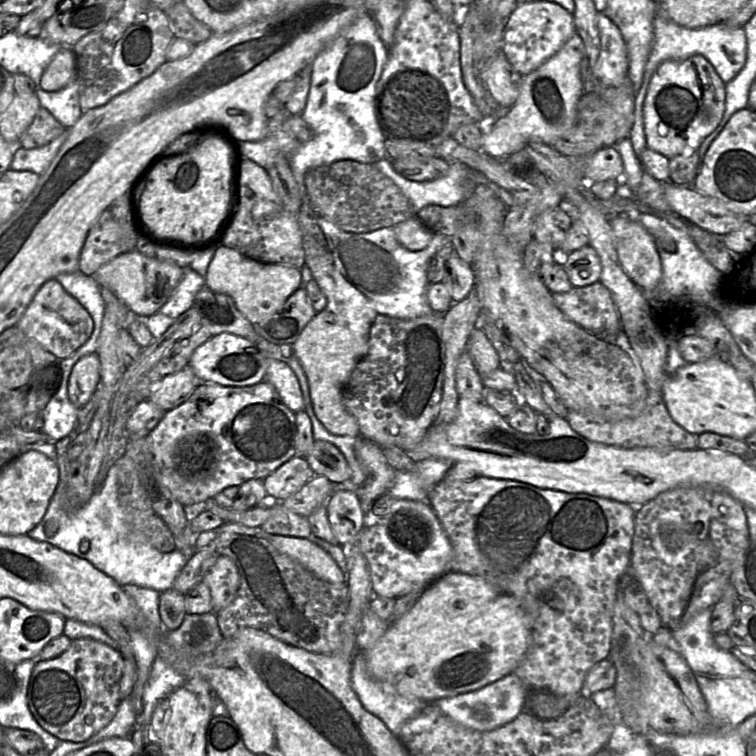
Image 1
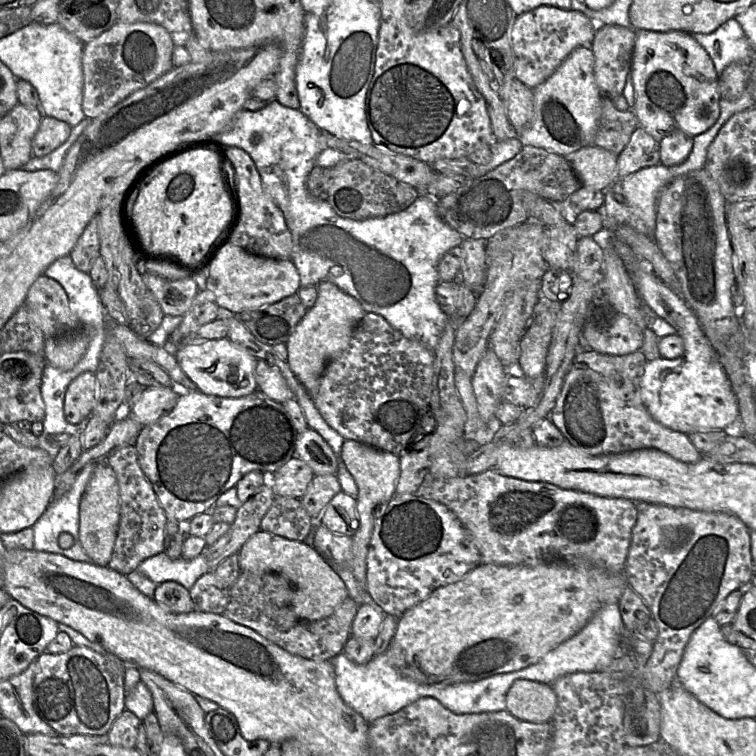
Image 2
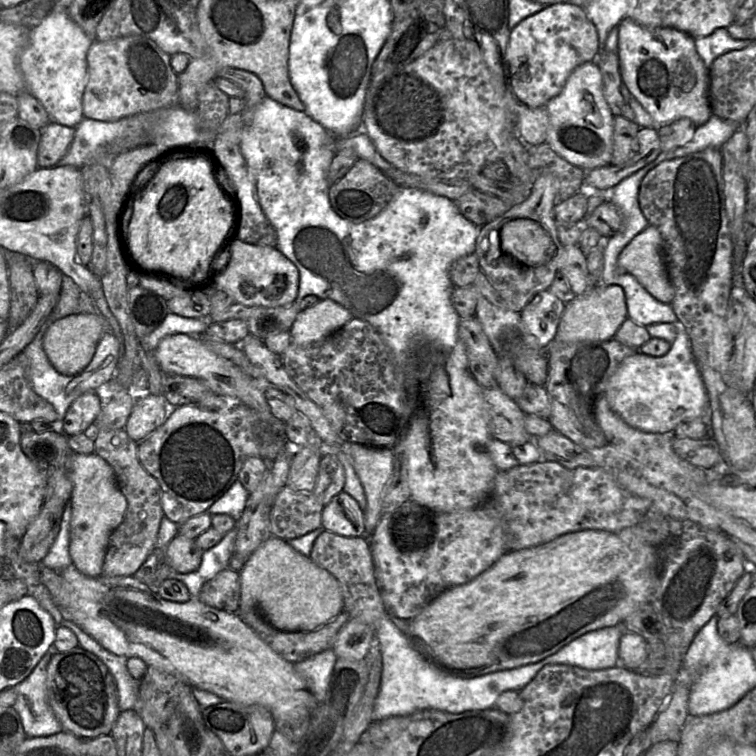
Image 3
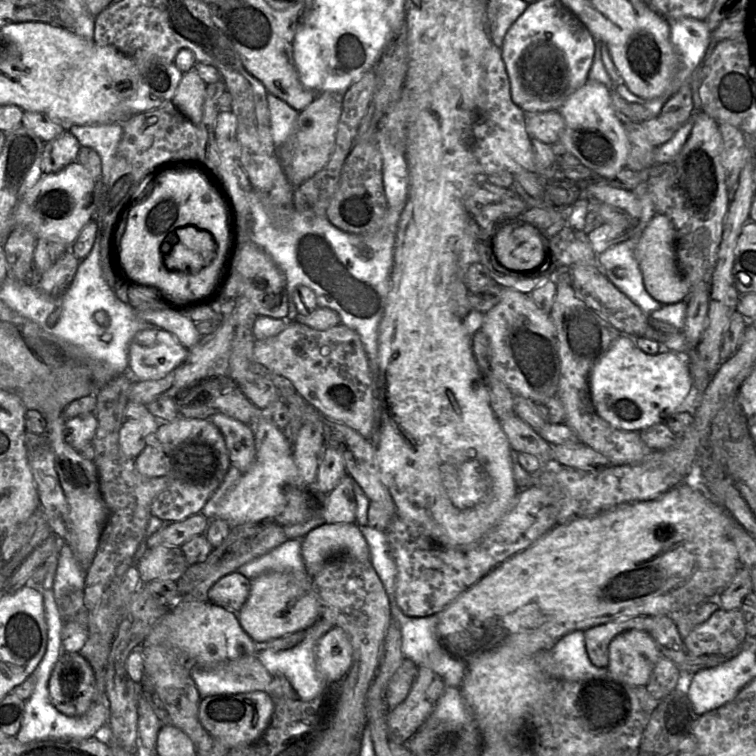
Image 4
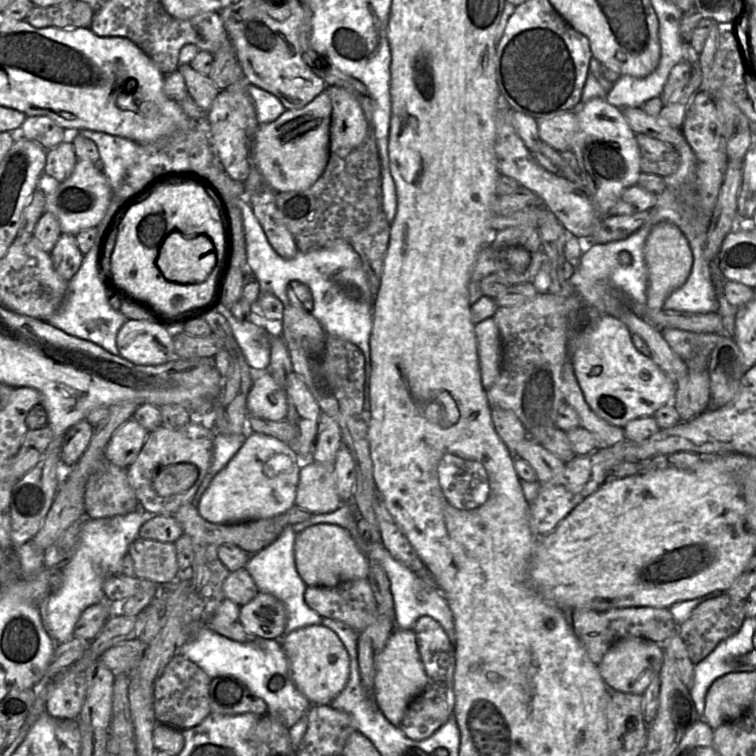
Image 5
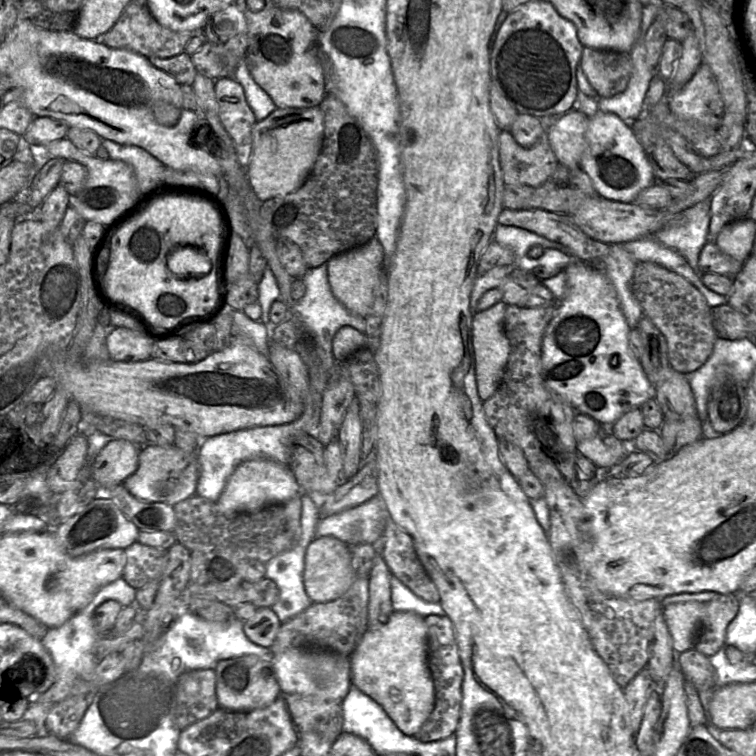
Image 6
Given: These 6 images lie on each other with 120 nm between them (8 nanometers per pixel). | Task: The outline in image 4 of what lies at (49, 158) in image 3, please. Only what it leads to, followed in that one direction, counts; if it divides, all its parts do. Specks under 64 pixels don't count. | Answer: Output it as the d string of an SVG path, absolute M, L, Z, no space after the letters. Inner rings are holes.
M69 130L58 137L45 142L42 153L42 171L44 174L57 173L69 164L77 161L80 143Z

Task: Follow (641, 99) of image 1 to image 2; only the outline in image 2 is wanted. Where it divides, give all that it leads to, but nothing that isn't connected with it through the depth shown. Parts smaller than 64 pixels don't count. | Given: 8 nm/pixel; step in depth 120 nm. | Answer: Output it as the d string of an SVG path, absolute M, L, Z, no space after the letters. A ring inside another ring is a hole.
M735 18L720 25L711 33L690 33L711 57L720 75L733 62L751 64L754 48Z

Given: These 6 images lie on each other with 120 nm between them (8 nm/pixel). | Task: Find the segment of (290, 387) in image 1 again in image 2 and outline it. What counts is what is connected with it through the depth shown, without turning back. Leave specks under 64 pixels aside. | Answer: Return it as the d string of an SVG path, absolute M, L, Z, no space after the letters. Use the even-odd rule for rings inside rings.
M258 360L256 378L258 389L269 398L280 403L295 399L294 393L280 371L266 361Z

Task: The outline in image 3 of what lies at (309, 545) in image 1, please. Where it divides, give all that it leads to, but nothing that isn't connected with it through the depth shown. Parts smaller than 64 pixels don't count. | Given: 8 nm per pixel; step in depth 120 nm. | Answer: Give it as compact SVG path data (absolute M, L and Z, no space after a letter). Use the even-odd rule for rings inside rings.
M275 536L266 539L253 551L240 570L239 576L241 596L237 615L241 619L244 612L258 609L278 630L310 631L326 624L343 610L343 595L337 579L329 571L314 563L310 556L305 556L294 549L287 540Z

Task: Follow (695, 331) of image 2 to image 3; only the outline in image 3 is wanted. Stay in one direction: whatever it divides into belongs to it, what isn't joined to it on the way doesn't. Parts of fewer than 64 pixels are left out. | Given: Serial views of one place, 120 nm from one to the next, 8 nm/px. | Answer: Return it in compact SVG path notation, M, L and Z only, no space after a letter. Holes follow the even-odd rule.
M677 319L678 335L669 352L663 356L650 356L638 351L627 357L610 377L606 399L610 408L628 425L649 433L673 433L682 421L702 417L709 404L708 394L694 359L688 334Z

